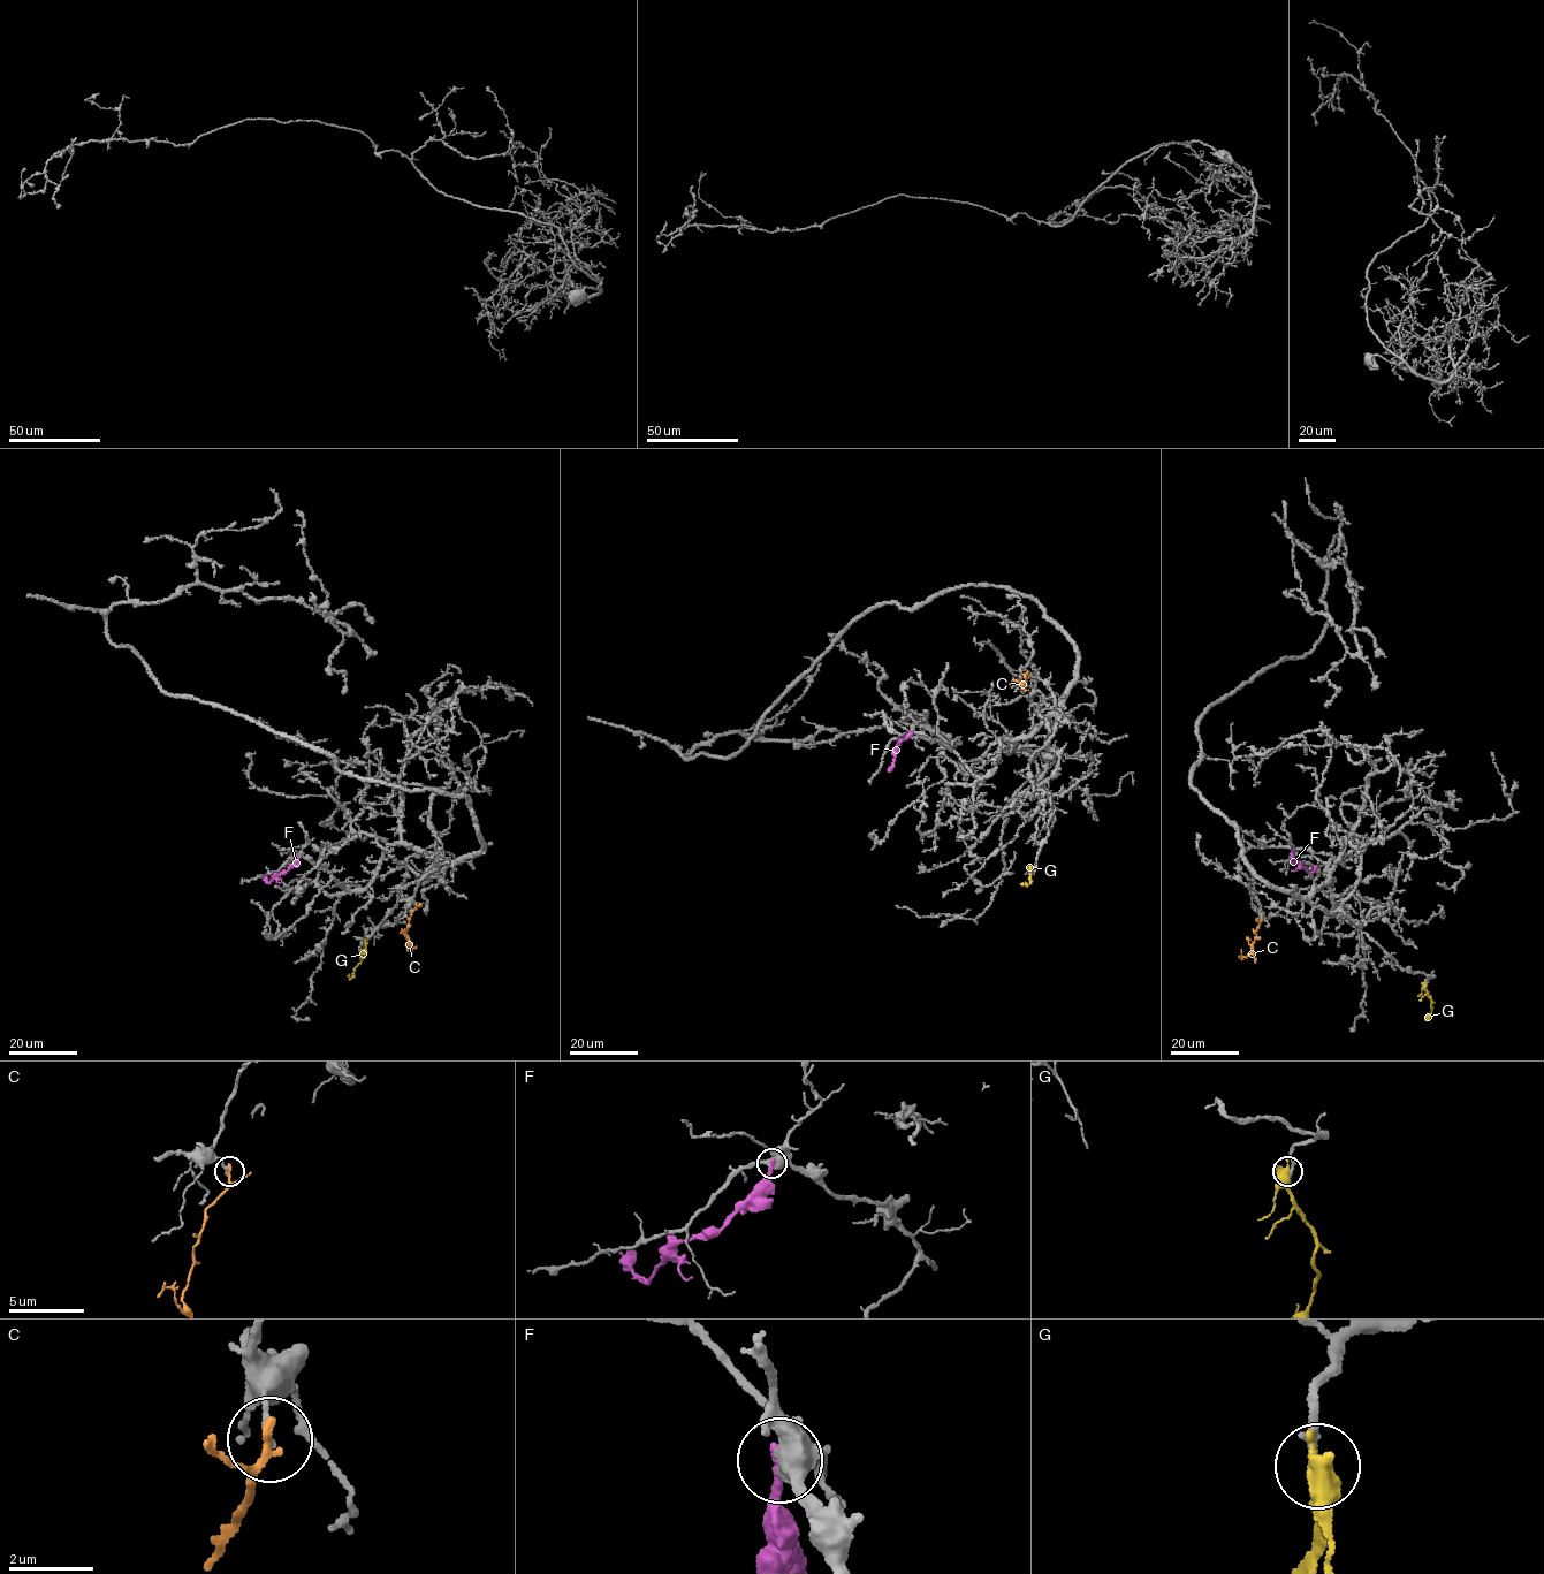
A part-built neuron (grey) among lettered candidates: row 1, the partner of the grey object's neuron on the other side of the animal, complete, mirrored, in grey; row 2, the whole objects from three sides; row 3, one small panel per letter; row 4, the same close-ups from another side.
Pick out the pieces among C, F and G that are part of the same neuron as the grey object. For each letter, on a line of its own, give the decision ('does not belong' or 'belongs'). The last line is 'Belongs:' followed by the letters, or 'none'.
C: does not belong
F: does not belong
G: belongs
Belongs: G

